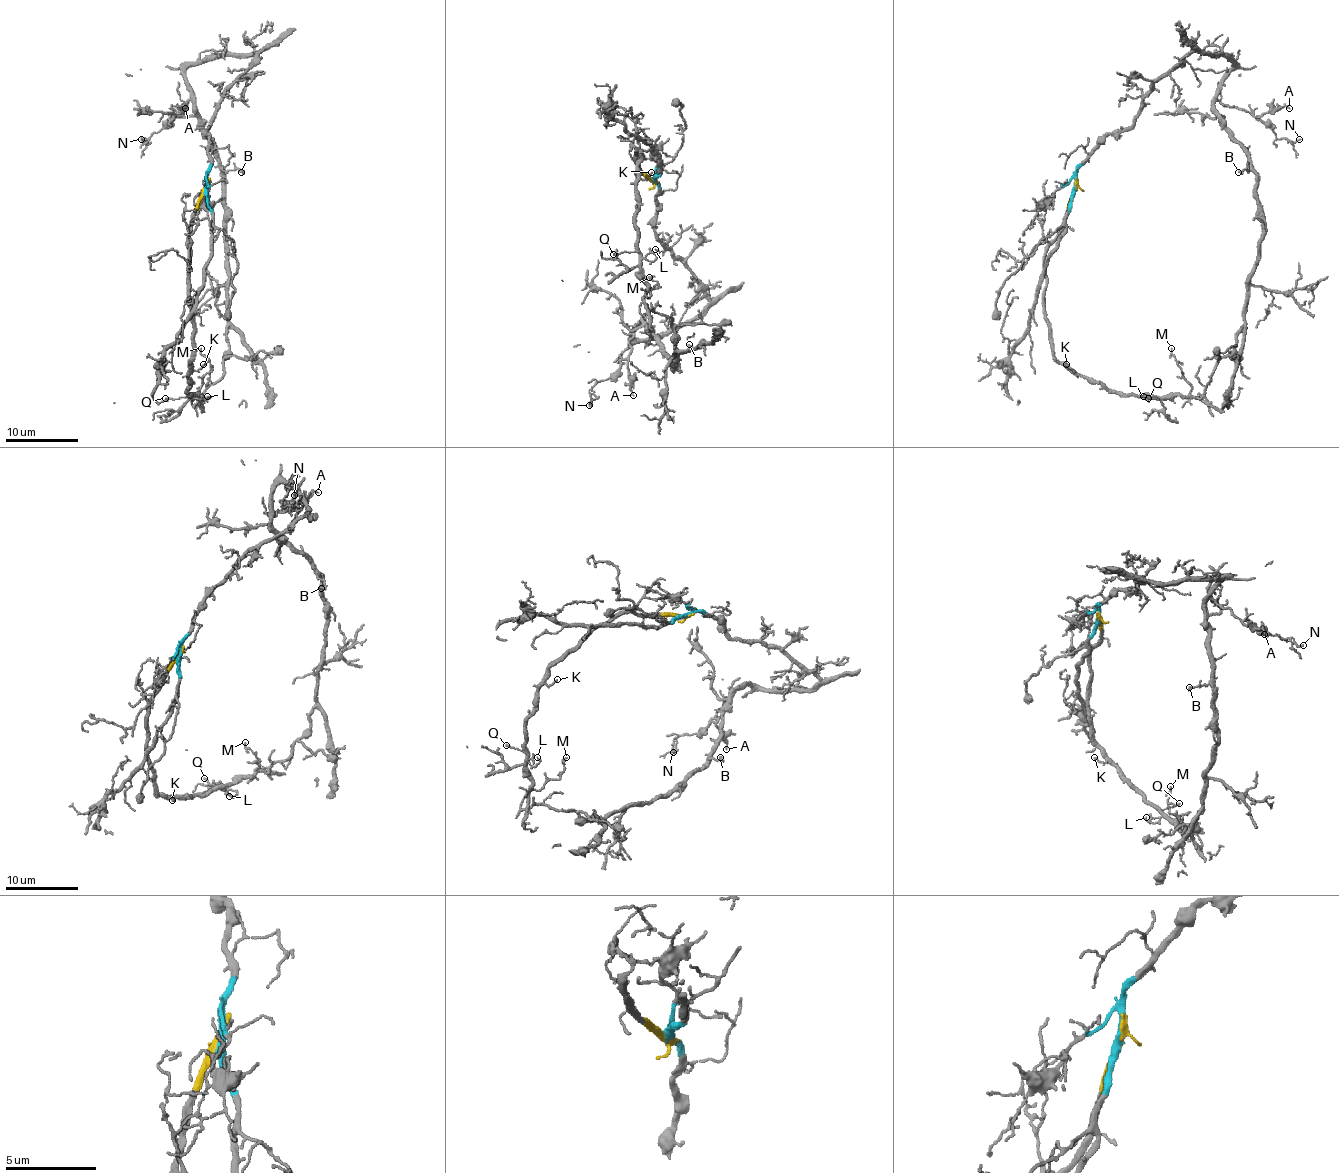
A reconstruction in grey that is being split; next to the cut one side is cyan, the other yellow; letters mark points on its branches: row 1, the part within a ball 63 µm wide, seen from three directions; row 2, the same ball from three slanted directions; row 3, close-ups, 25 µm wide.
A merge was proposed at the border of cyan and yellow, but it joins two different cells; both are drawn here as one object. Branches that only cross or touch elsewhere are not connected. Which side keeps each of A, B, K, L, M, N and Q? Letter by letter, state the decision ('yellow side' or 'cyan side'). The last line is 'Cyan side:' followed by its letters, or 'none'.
A: cyan side
B: cyan side
K: yellow side
L: yellow side
M: yellow side
N: cyan side
Q: yellow side
Cyan side: A, B, N

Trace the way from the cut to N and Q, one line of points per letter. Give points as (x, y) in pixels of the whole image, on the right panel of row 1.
N: (1074, 188), (1087, 155), (1198, 51), (1232, 64), (1223, 104), (1300, 139)
Q: (1074, 188), (1062, 231), (1045, 253), (1043, 311), (1053, 355), (1113, 391), (1149, 398)

